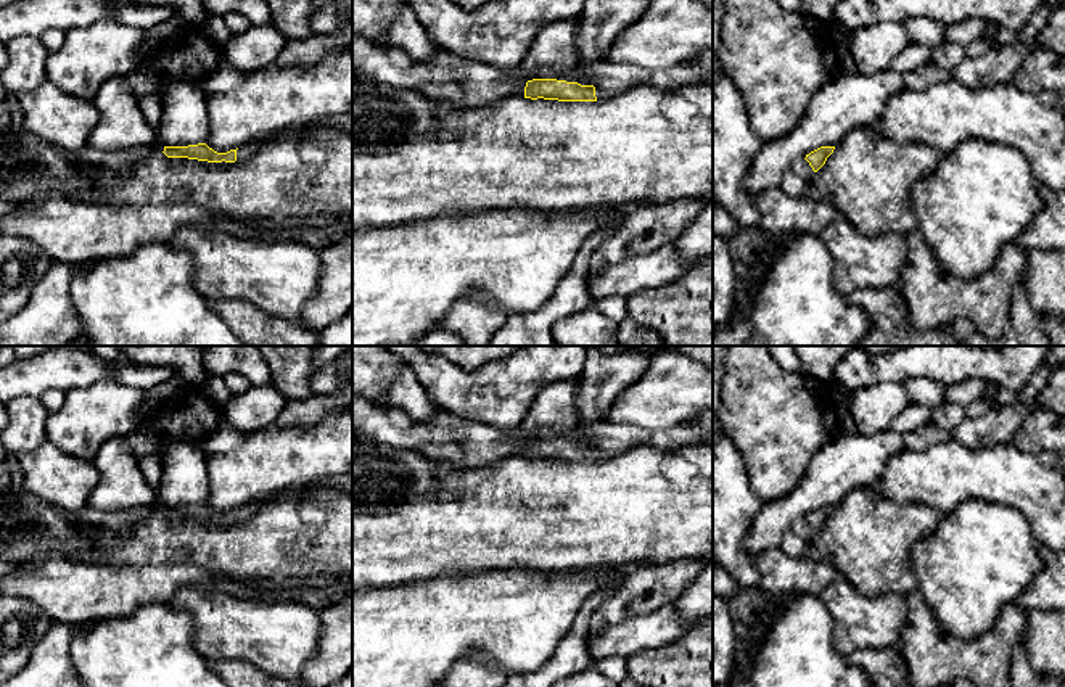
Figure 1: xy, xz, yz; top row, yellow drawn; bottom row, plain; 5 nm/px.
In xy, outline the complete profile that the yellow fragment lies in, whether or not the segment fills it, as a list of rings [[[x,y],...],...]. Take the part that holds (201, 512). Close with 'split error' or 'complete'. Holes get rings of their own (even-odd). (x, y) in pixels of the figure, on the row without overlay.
[[[259,500],[243,505],[238,510],[217,513],[206,504],[188,507],[164,507],[159,502],[156,502],[145,508],[129,508],[114,513],[103,513],[85,507],[80,512],[72,513],[71,516],[76,523],[88,523],[93,528],[111,529],[117,537],[127,541],[134,534],[134,526],[153,512],[164,513],[167,518],[188,518],[208,523],[235,523],[236,520],[253,516],[262,505],[264,500]]]; split error

